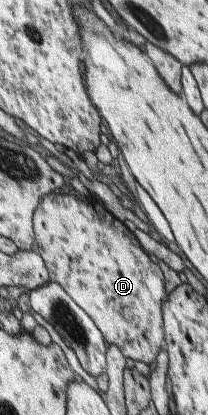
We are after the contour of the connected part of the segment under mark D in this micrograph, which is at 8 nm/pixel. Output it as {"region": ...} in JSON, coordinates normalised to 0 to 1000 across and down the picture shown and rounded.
{"region":[[[317,465],[226,467],[168,513],[173,607],[221,634],[240,653],[240,677],[288,694],[423,759],[462,790],[486,800],[495,819],[558,834],[577,853],[639,870],[726,880],[760,846],[793,841],[774,737],[798,723],[788,670],[769,646],[721,631],[721,622],[683,607],[673,588],[625,573],[606,549],[558,530],[519,525],[462,477],[380,482]]]}

